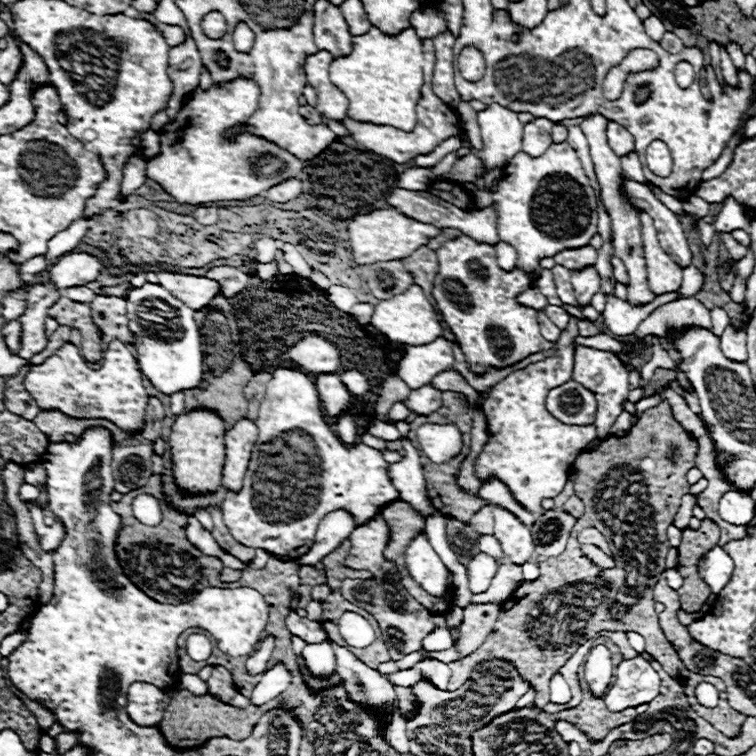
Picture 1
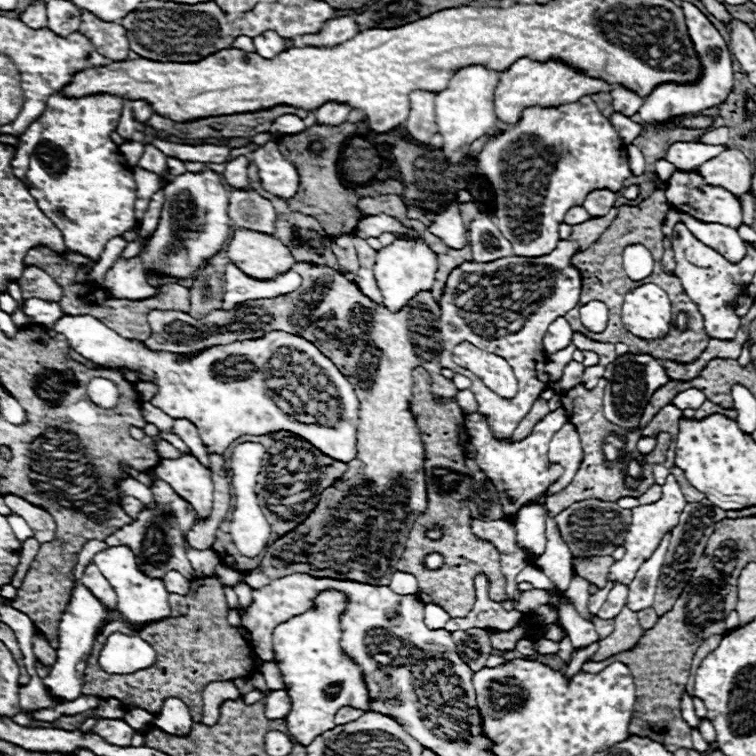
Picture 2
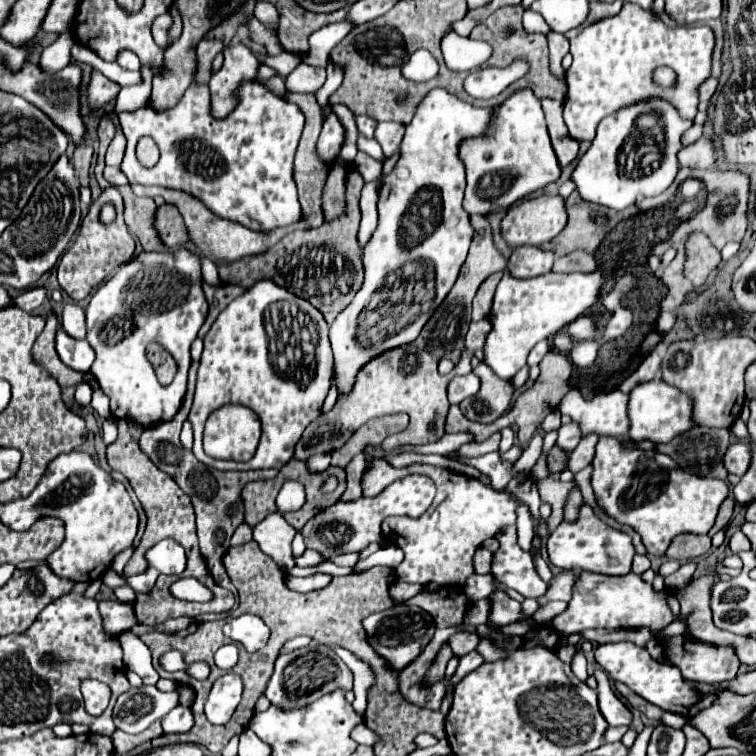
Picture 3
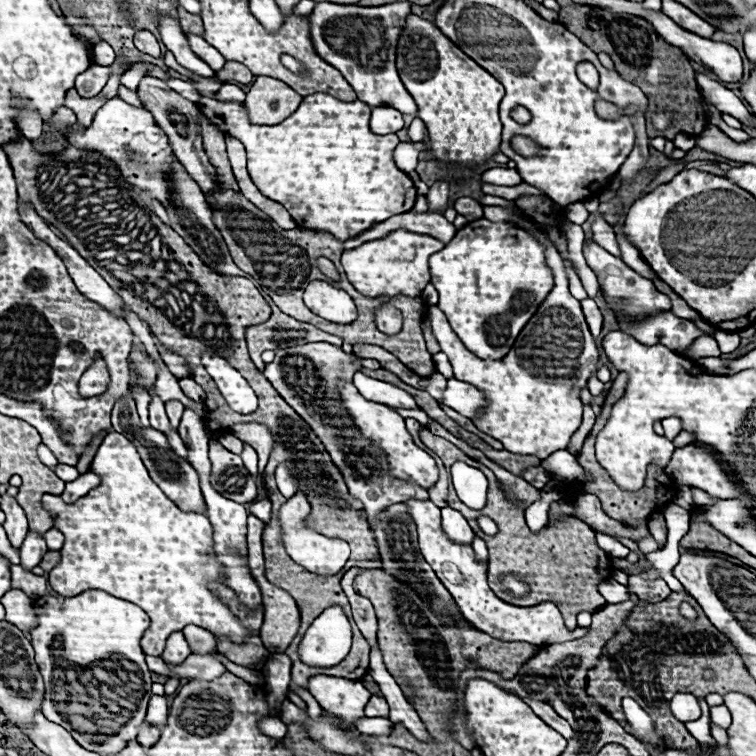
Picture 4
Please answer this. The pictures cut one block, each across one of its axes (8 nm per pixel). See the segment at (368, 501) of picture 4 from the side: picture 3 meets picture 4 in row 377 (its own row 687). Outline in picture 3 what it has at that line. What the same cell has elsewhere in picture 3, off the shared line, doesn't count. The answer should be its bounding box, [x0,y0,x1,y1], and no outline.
[264,644,352,712]

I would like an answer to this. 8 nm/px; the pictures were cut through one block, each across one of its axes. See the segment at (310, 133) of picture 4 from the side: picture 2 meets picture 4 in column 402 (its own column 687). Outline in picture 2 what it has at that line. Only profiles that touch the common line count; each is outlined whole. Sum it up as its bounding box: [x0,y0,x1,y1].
[666,170,742,228]

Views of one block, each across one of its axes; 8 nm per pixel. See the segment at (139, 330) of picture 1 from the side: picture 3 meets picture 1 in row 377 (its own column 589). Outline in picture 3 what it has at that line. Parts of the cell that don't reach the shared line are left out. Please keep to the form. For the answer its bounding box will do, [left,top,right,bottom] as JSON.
[572,98,692,210]

